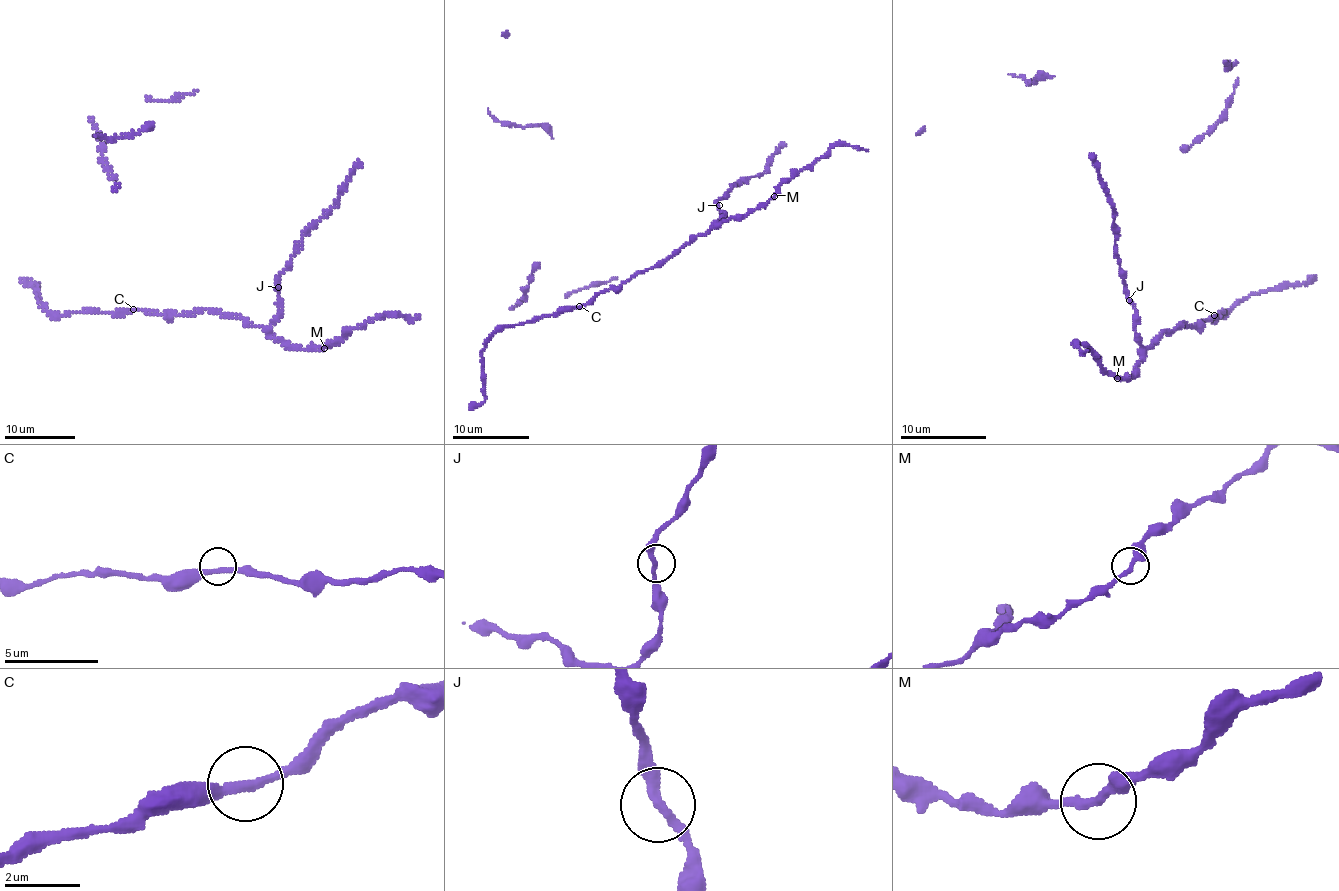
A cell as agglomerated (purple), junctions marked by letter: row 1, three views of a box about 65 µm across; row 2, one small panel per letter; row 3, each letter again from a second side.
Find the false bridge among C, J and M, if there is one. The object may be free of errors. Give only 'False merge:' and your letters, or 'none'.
False merge: none

